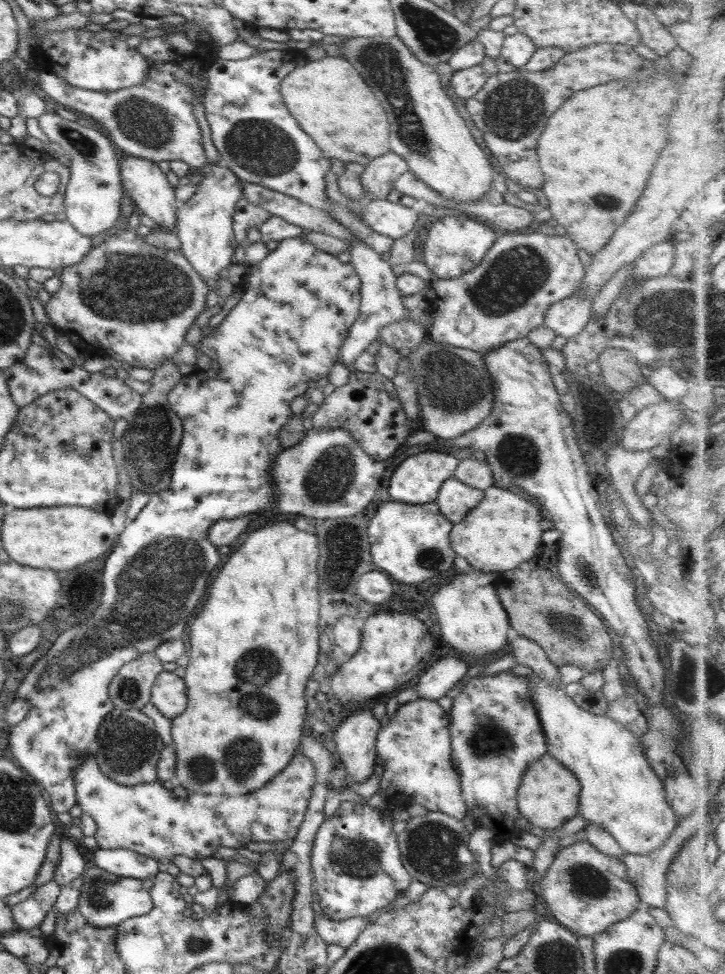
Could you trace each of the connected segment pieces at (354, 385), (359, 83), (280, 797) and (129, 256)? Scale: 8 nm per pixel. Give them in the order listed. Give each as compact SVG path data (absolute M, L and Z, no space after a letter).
M350 371L350 380L325 396L318 410L310 416L310 427L317 429L346 429L351 432L362 452L372 460L386 461L409 435L406 414L391 380L379 372Z
M326 56L308 60L282 79L279 91L298 126L312 137L325 157L364 167L377 156L391 151L386 112L364 78L345 58Z
M298 751L286 768L277 772L272 780L256 790L229 797L188 794L187 797L180 798L157 781L136 786L118 784L102 774L94 754L88 752L84 752L84 754L83 763L72 768L72 776L74 777L77 804L97 824L94 838L97 840L99 848L124 848L139 852L143 856L154 858L161 869L172 862L176 856L188 856L196 860L213 857L221 846L240 848L250 841L278 842L278 840L282 840L288 842L292 840L304 820L317 775L314 763Z
M127 227L106 237L80 263L63 267L59 278L62 285L43 306L52 326L59 330L58 334L67 336L84 355L113 358L153 371L172 358L184 344L196 317L206 307L209 291L208 285L186 260L181 249L156 248L138 235L135 229Z

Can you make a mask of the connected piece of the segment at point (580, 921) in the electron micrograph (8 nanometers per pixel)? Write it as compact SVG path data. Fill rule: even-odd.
M587 840L558 850L546 875L538 880L538 890L541 902L550 907L558 923L577 937L593 938L605 932L610 924L625 920L634 910L643 907L624 862L606 856Z

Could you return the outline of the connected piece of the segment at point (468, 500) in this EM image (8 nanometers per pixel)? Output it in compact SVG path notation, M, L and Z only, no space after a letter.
M452 476L442 483L435 503L442 516L454 525L464 521L468 511L474 508L483 496L483 490L472 488Z

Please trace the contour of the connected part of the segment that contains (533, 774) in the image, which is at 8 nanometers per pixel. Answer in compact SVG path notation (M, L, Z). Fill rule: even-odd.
M546 754L535 760L523 773L521 786L517 790L517 807L519 813L529 824L539 826L546 831L558 828L579 814L579 794L581 786L576 775L562 763Z

